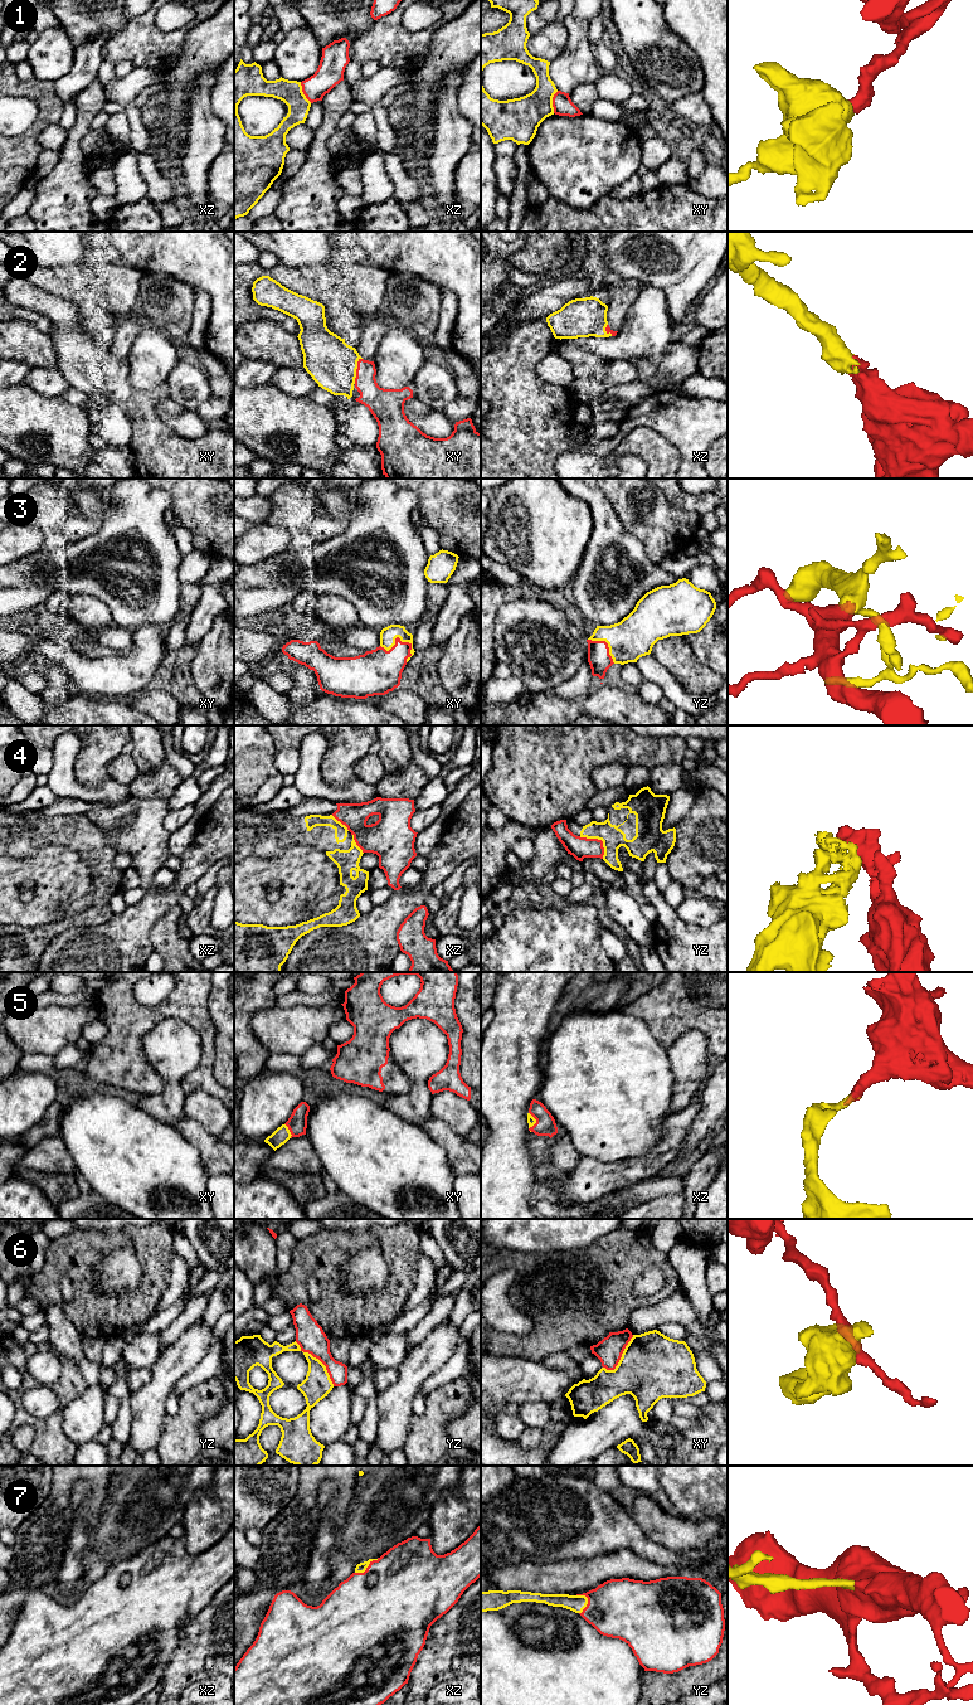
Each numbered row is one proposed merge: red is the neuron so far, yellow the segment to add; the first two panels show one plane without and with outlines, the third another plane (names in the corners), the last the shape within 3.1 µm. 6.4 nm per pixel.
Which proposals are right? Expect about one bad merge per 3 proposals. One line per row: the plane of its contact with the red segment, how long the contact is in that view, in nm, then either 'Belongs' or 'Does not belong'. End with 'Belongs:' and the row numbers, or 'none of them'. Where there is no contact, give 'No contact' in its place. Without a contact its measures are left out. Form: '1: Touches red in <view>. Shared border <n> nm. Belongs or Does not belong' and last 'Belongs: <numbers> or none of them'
1: Touches red in xy. Shared border 150 nm. Does not belong
2: Touches red in xy. Shared border 180 nm. Belongs
3: Touches red in xy. Shared border 220 nm. Belongs
4: Touches red in yz. Shared border 220 nm. Does not belong
5: Touches red in xy. Shared border 100 nm. Belongs
6: Touches red in yz. Shared border 380 nm. Does not belong
7: Touches red in yz. Shared border 130 nm. Belongs
Belongs: 2, 3, 5, 7

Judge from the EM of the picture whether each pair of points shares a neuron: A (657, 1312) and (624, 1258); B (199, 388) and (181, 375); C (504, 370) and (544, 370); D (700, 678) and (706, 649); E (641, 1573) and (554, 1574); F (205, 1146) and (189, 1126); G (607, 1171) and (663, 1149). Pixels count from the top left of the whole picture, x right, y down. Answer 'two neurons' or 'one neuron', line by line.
A: two neurons
B: one neuron
C: two neurons
D: two neurons
E: one neuron
F: one neuron
G: one neuron

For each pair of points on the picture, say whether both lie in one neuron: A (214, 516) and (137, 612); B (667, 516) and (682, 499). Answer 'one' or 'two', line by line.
A: two
B: two

